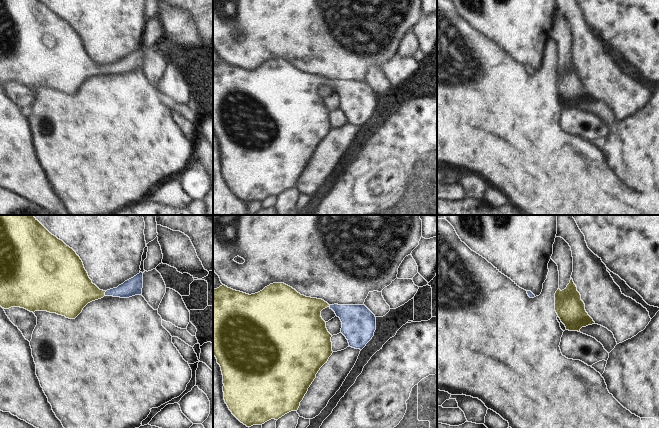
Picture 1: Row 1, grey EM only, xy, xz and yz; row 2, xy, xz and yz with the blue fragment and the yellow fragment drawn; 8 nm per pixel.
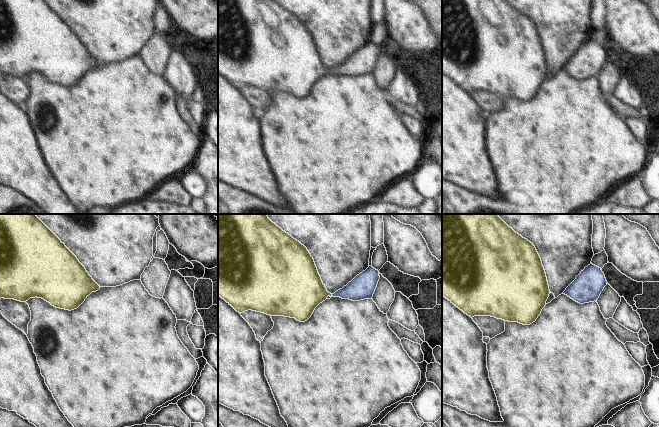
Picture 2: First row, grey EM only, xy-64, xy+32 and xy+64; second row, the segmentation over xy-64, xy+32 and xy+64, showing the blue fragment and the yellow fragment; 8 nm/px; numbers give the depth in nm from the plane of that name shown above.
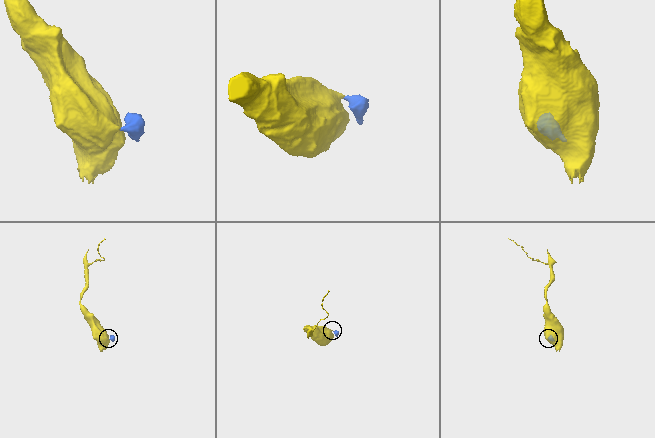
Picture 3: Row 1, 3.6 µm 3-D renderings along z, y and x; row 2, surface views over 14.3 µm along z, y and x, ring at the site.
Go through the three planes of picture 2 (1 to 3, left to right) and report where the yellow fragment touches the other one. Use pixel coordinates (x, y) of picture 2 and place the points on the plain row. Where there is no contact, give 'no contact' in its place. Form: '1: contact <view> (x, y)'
1: no contact
2: no contact
3: no contact

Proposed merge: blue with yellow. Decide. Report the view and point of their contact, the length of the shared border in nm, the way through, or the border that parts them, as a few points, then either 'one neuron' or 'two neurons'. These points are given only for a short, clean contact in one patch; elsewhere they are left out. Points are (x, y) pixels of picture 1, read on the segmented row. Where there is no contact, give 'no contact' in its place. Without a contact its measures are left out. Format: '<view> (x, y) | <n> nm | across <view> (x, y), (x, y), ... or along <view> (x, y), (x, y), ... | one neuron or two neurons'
xy (105, 293) | 40 nm | across xy (133, 286), (123, 291), (105, 293), (74, 290) | one neuron

